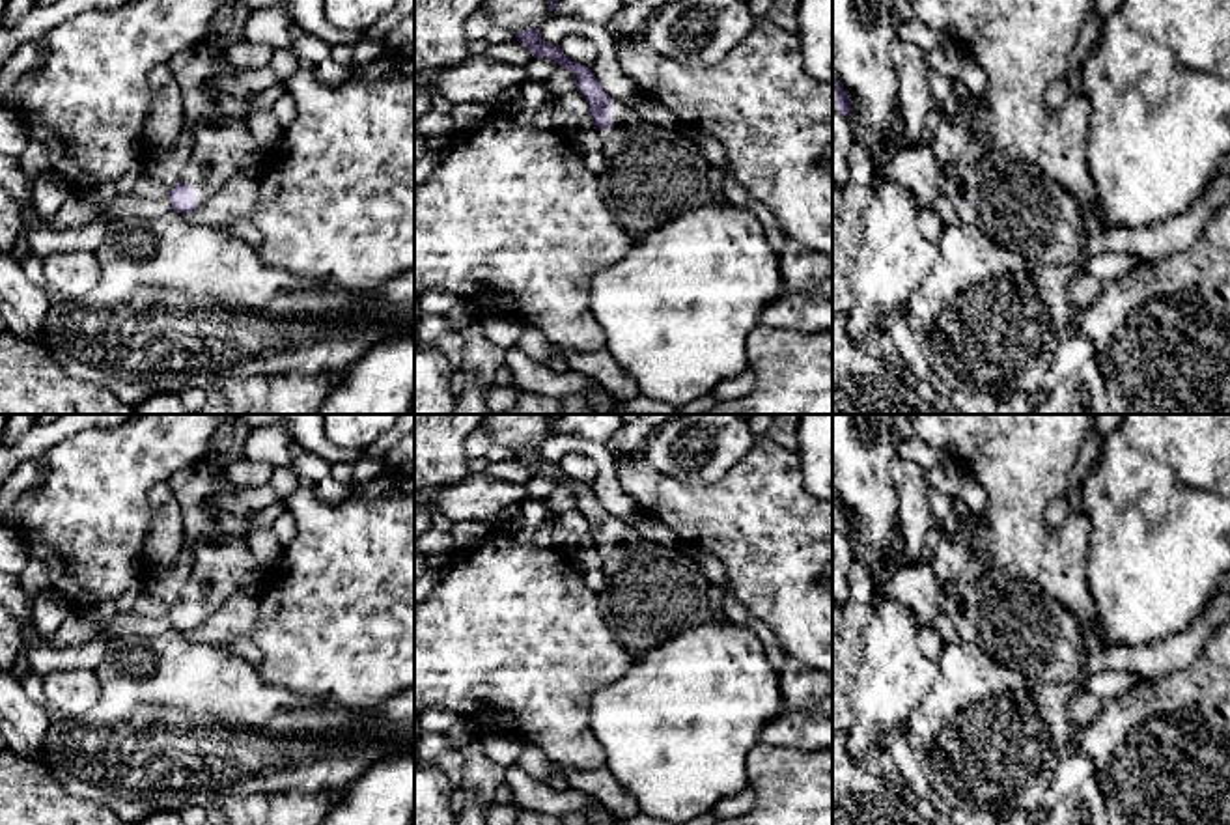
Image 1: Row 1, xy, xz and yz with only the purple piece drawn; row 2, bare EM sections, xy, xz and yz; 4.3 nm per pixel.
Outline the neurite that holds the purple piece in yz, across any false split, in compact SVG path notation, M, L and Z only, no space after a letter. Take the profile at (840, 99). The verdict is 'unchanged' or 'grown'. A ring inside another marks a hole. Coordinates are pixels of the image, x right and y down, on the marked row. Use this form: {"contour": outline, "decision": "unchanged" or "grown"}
{"contour": "M832 71L832 110L851 118L851 99Z", "decision": "unchanged"}

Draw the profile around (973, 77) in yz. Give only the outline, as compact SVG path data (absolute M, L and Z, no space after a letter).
M963 54L961 77L959 80L965 84L969 97L965 103L978 101L987 86L987 78L982 67L969 56Z

